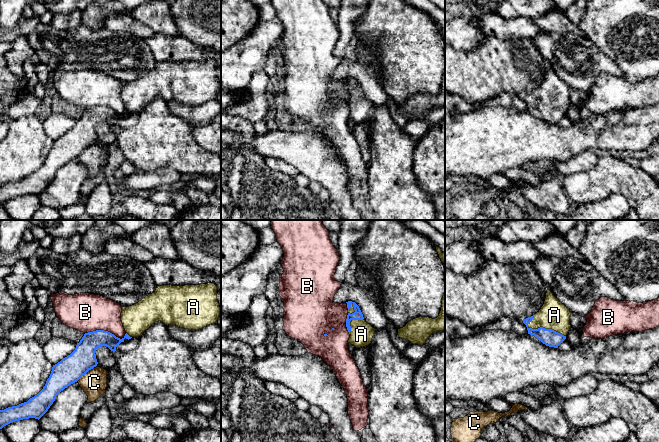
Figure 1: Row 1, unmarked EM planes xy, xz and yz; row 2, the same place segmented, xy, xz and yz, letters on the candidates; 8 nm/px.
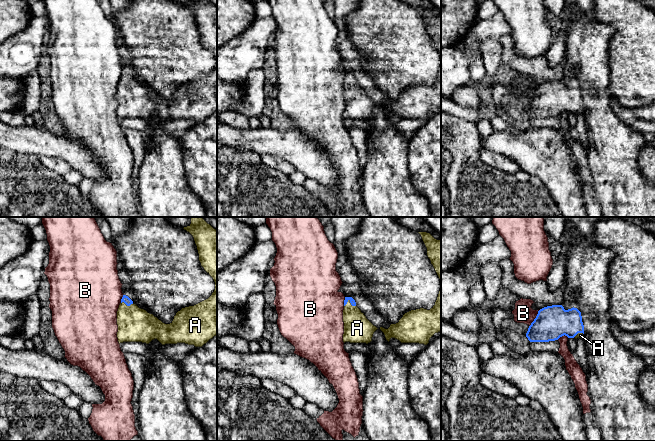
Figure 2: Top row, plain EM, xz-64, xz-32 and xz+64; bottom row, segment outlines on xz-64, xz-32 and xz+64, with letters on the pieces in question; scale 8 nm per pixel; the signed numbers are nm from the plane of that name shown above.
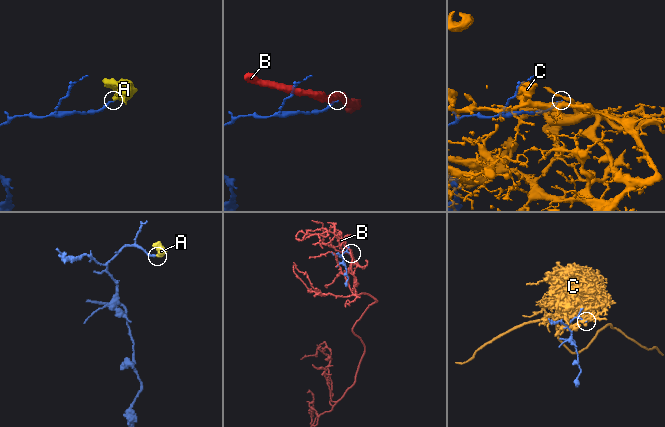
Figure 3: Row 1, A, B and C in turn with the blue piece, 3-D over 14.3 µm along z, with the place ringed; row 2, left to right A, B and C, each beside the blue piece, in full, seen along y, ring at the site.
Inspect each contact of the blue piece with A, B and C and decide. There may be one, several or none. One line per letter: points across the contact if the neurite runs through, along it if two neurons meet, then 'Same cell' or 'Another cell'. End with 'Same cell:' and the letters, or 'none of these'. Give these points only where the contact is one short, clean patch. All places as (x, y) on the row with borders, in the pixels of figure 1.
A: Path across: yz (549, 337), (546, 329), (552, 323), (554, 315). Same cell
B: Boundary: xy (85, 332), (107, 330), (120, 338), (126, 333). Another cell
C: Another cell
Same cell: A

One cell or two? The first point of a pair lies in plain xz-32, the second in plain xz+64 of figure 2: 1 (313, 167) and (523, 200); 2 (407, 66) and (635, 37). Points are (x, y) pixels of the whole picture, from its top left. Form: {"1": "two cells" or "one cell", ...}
{"1": "two cells", "2": "one cell"}

